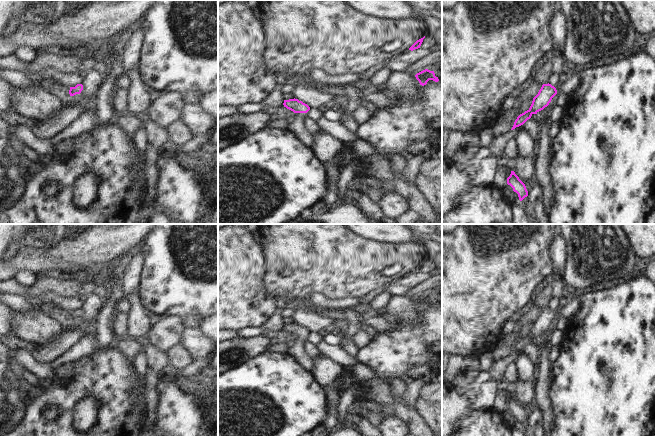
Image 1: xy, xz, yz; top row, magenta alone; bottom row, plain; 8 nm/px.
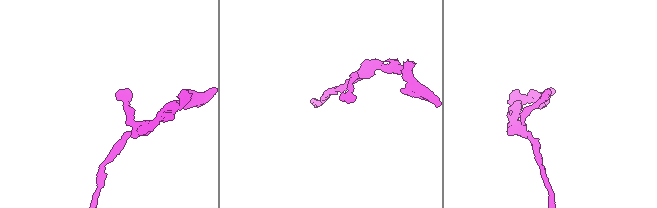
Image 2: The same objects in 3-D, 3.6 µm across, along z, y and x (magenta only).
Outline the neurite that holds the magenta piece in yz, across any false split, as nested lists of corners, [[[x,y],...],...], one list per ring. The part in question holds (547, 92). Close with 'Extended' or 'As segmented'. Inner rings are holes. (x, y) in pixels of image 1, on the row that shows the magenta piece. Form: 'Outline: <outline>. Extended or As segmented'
Outline: [[[578,70],[574,75],[563,78],[556,86],[552,86],[549,83],[543,84],[538,94],[533,98],[530,108],[517,117],[511,130],[523,125],[533,114],[537,114],[547,107],[558,92],[572,94],[577,91],[580,88],[581,82],[582,74]]]. Extended.

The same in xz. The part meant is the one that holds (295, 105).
Outline: [[[298,99],[284,100],[284,107],[295,113],[294,117],[289,120],[287,129],[304,145],[311,147],[312,137],[305,127],[304,118],[310,107]]]. Extended.

